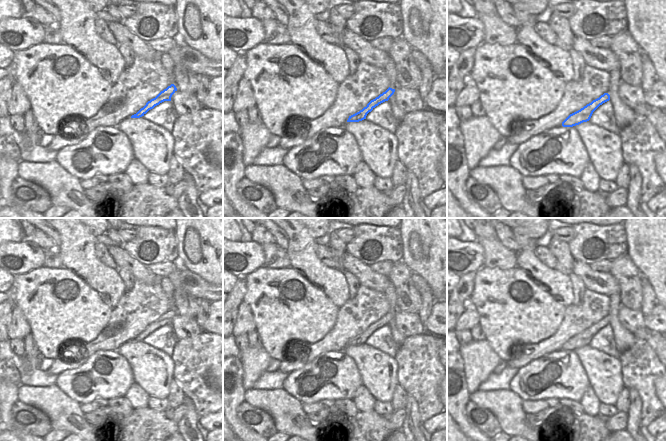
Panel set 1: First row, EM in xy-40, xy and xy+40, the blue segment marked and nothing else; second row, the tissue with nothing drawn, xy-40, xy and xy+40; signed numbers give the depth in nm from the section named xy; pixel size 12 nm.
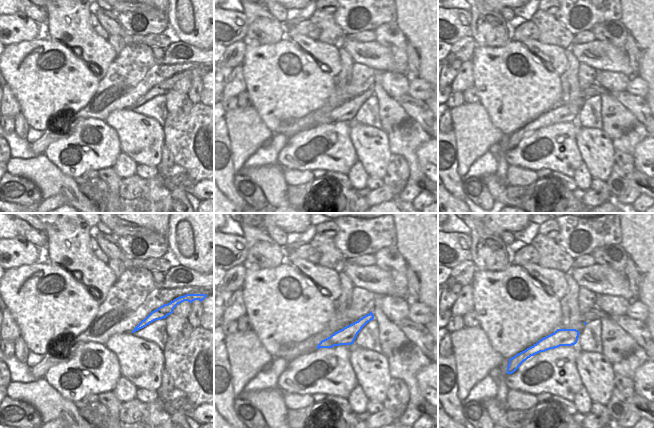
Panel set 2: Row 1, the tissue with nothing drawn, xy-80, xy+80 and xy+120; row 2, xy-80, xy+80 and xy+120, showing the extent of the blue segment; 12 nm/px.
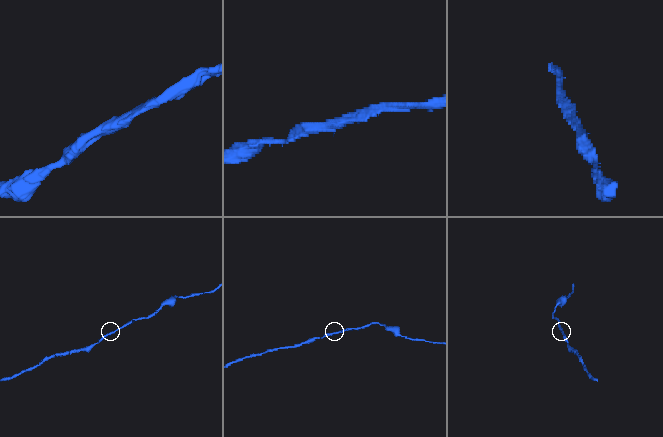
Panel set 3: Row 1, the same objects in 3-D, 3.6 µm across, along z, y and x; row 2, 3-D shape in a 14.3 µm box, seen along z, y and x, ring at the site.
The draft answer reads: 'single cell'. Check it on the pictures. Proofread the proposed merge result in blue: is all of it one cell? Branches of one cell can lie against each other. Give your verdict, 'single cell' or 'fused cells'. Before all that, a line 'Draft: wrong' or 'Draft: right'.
Draft: wrong
fused cells

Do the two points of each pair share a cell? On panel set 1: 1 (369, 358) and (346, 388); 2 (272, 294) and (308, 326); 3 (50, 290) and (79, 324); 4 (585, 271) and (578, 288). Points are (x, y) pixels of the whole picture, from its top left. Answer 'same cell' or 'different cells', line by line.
1: different cells
2: same cell
3: same cell
4: different cells

